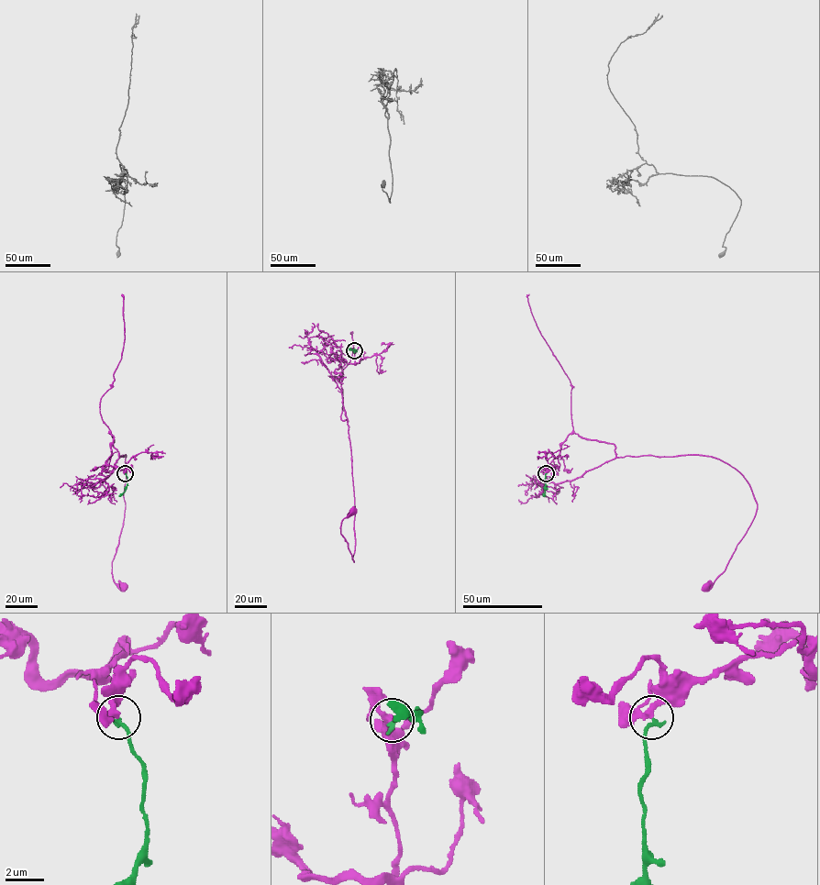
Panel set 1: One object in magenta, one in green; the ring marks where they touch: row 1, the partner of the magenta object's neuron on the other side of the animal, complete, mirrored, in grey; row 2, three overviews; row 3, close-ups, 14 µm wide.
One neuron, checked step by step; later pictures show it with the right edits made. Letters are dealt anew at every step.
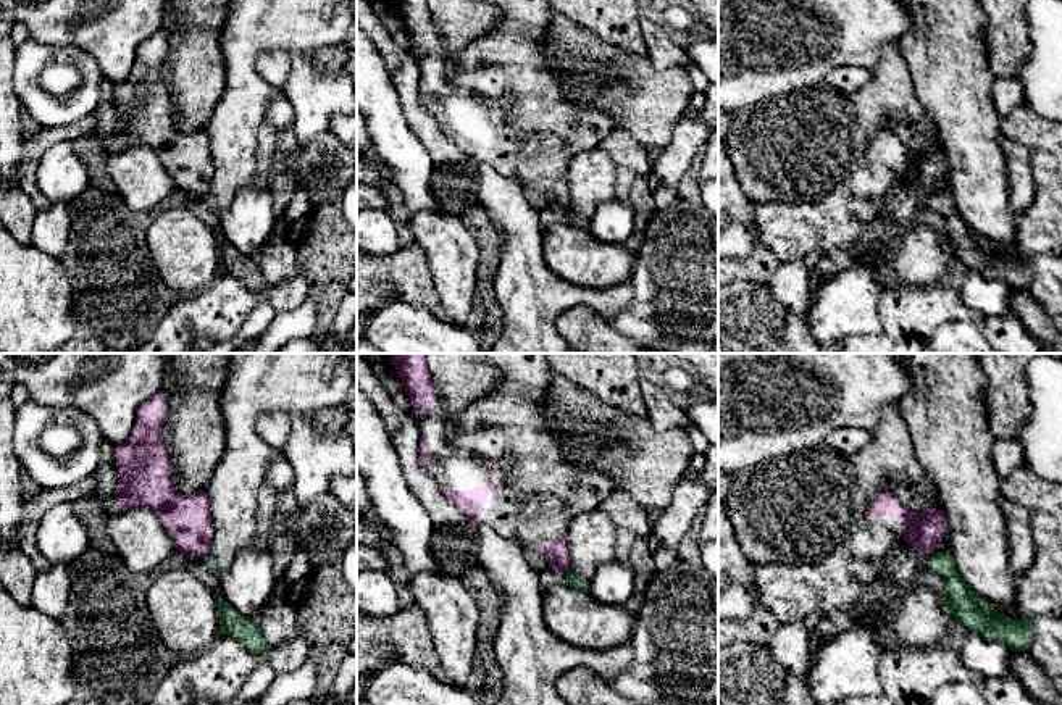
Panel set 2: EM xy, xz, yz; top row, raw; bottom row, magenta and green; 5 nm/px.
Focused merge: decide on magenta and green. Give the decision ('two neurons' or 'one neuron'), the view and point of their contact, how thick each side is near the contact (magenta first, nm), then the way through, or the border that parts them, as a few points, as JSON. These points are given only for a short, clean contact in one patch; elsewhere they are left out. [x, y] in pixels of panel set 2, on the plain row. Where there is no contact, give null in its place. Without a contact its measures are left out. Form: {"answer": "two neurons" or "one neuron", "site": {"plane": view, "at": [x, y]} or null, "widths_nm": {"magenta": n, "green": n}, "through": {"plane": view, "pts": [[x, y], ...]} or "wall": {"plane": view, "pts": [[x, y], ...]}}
{"answer": "two neurons", "site": {"plane": "xz", "at": [567, 208]}, "widths_nm": {"magenta": 100, "green": 70}, "wall": {"plane": "xz", "pts": [[568, 205], [565, 210]]}}

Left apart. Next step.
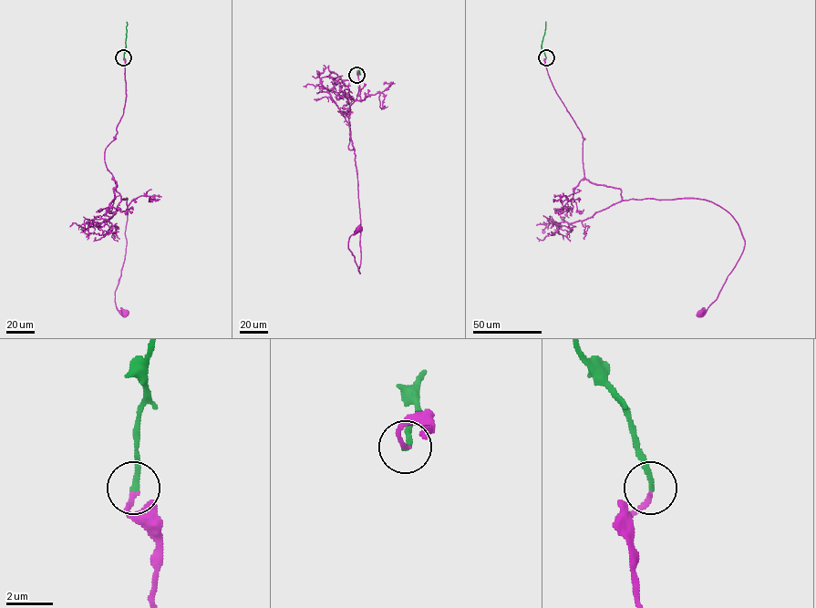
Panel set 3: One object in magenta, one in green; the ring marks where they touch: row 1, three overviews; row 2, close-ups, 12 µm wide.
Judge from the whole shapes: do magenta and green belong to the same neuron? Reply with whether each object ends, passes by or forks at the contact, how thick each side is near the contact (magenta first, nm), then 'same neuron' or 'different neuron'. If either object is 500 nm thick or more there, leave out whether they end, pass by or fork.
magenta ends there; green ends there; 200 nm thick on the magenta side, 200 nm on the other; same neuron

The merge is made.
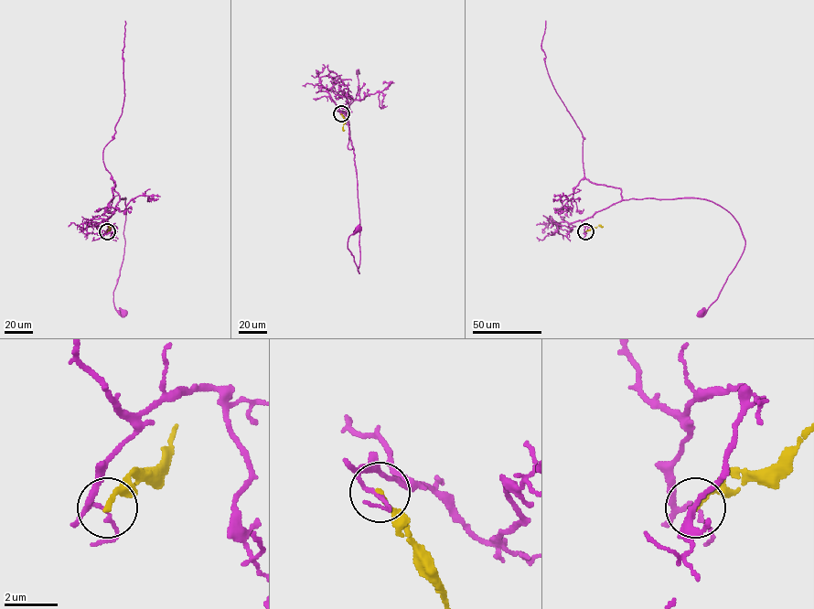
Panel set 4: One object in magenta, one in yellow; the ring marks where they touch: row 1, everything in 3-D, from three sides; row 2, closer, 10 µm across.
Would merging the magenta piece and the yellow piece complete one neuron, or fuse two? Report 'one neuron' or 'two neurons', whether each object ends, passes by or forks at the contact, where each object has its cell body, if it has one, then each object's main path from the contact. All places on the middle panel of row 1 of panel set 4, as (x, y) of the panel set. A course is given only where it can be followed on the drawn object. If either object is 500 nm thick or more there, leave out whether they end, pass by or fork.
two neurons | magenta passes by | yellow ends | magenta (358, 229) | yellow none | magenta via (341, 113), (348, 124), (357, 175), (359, 273), (348, 245), (348, 238), (358, 229) | yellow via (341, 113), (345, 121), (343, 131)

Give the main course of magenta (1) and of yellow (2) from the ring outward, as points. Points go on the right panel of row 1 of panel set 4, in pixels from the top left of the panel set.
1: (585, 231), (582, 221), (622, 200), (700, 197), (724, 208), (739, 225), (744, 248), (717, 298), (701, 313)
2: (585, 231), (593, 227), (603, 227)

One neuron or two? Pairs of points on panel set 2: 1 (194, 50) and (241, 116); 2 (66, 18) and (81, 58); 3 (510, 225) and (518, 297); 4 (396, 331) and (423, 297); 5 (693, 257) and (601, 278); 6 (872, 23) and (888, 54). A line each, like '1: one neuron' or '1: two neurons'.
1: two neurons
2: two neurons
3: one neuron
4: two neurons
5: two neurons
6: two neurons

